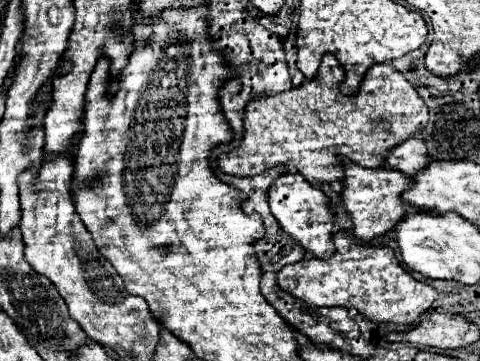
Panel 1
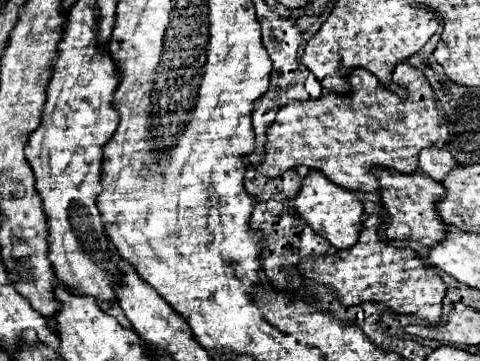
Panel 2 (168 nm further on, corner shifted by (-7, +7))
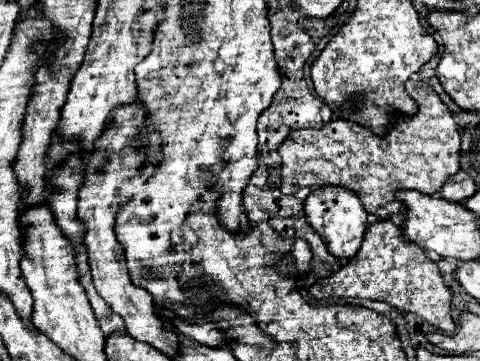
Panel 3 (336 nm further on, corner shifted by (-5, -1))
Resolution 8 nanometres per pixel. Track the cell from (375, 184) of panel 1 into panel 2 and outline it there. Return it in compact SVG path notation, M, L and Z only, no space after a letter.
M373 168L375 178L379 180L381 206L387 212L387 238L389 240L421 240L429 238L431 242L441 240L445 234L445 224L435 212L435 202L443 198L443 186L423 172L403 174L389 168Z

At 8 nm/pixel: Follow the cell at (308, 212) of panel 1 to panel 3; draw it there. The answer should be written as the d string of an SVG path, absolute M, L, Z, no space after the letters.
M337 186L315 188L303 202L303 208L309 224L319 232L319 236L327 244L327 250L335 258L353 258L353 254L357 254L367 230L367 212L355 192Z

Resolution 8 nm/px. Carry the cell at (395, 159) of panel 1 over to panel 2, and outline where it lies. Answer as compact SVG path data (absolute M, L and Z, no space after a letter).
M423 148L419 150L419 170L433 180L441 182L443 176L457 166L455 158L445 148Z

